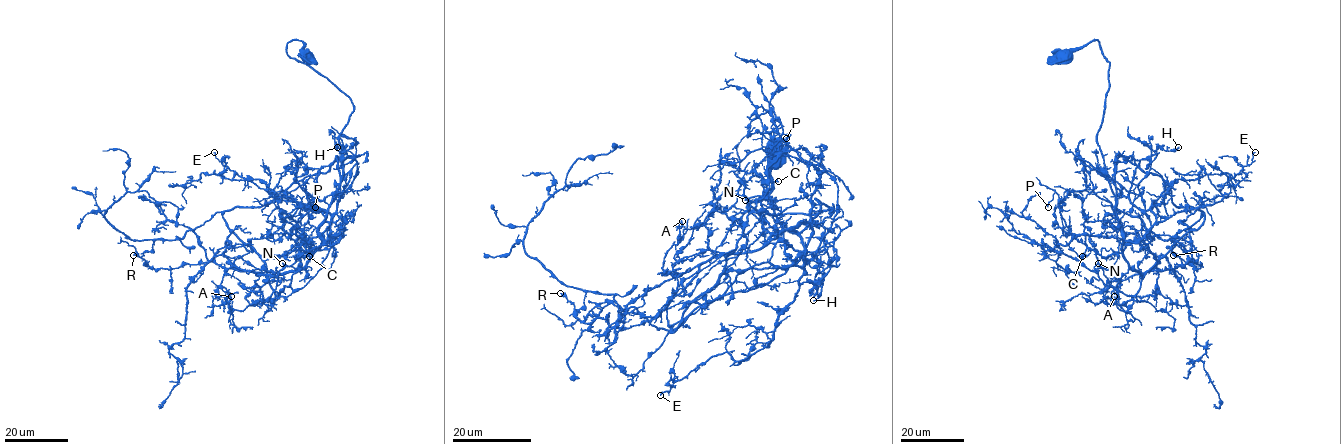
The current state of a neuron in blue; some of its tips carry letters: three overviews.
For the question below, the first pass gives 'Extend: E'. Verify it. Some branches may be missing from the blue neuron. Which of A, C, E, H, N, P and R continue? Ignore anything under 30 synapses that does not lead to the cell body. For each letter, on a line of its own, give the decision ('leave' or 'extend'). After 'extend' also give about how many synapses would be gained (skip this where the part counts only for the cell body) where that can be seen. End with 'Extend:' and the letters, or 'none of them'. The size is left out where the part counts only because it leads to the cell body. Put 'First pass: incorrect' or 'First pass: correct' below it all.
A: leave
C: leave
E: leave
H: leave
N: leave
P: leave
R: leave
Extend: none of them
First pass: incorrect

